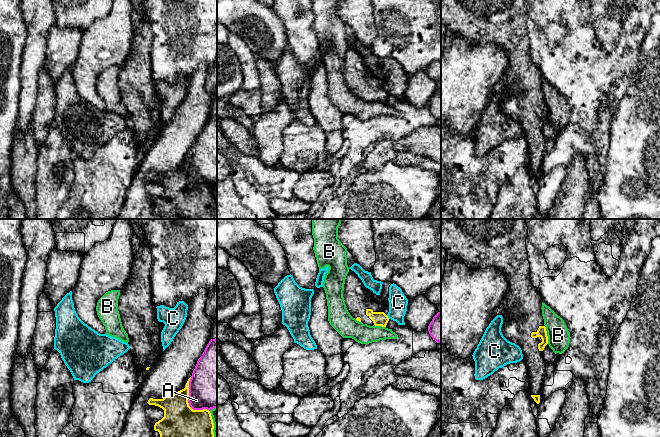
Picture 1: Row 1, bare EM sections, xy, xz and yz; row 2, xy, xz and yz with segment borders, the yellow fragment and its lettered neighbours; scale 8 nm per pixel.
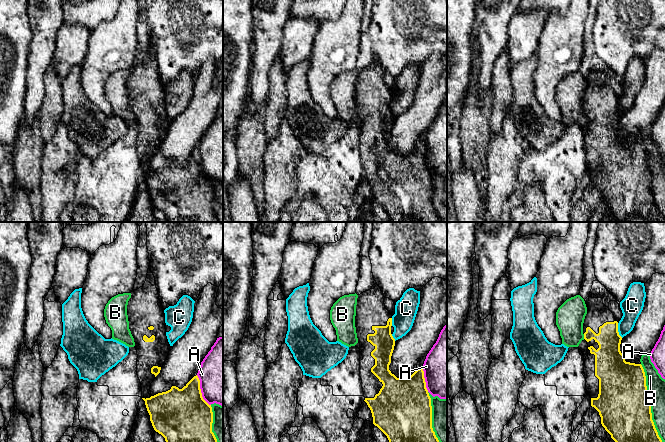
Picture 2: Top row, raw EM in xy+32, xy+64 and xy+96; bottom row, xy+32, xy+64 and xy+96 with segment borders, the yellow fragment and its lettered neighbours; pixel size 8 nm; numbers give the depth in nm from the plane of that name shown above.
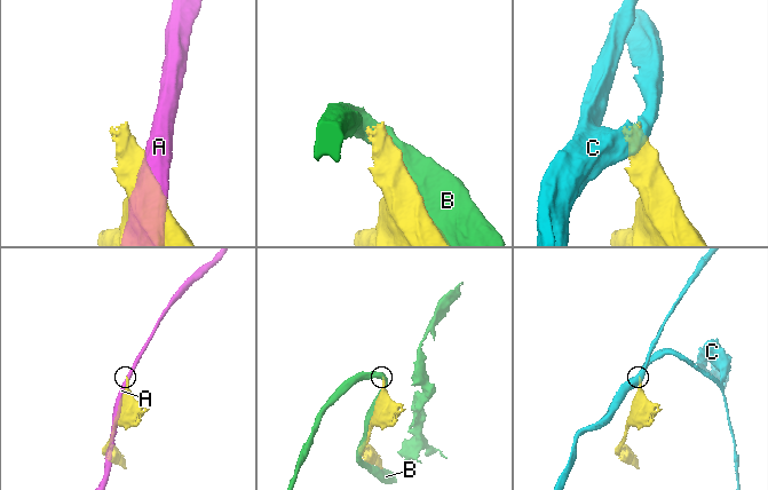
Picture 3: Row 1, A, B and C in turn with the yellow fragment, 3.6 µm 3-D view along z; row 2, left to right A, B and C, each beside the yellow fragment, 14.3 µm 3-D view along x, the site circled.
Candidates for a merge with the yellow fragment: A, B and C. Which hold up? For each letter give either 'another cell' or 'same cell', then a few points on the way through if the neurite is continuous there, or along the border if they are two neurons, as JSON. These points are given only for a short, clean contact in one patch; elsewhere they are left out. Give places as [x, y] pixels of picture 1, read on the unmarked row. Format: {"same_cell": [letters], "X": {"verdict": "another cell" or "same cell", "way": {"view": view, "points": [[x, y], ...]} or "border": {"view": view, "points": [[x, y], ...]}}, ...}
{"same_cell": [], "A": {"verdict": "another cell"}, "B": {"verdict": "another cell"}, "C": {"verdict": "another cell", "border": {"view": "xz", "points": [[386, 91], [389, 94]]}}}

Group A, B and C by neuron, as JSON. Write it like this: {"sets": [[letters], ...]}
{"sets": [["A"], ["B"], ["C"]]}

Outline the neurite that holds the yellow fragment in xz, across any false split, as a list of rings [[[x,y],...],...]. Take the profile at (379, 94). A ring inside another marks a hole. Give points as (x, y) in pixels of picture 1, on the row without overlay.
[[[351,45],[345,55],[343,73],[348,88],[357,97],[370,102],[386,103],[389,94],[383,88],[382,75],[366,64]]]

